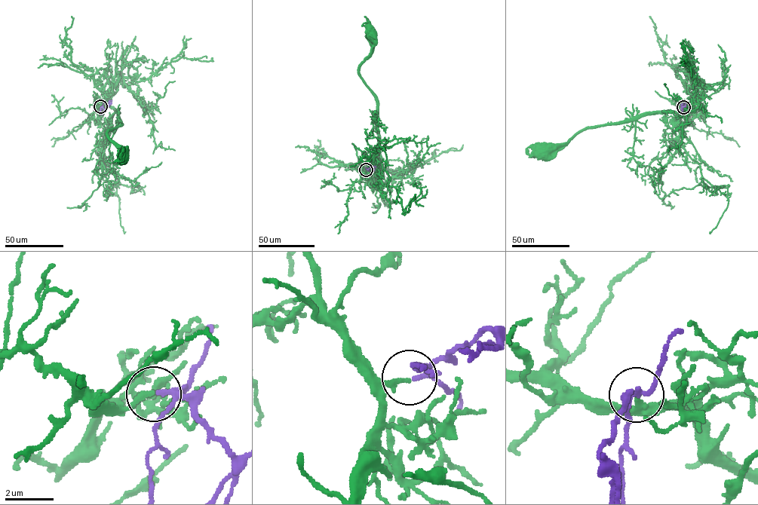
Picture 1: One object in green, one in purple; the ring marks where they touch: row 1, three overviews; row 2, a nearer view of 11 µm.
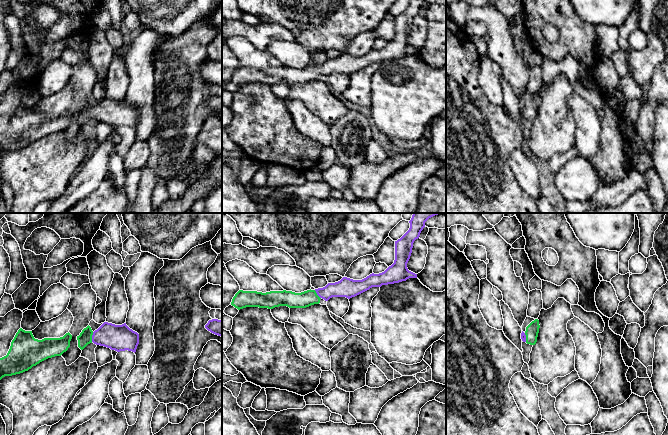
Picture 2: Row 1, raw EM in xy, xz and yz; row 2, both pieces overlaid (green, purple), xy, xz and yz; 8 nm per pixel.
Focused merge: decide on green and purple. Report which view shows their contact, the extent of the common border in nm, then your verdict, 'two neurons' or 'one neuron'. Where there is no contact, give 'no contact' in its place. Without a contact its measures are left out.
contact in xy; length 80 nm; one neuron

